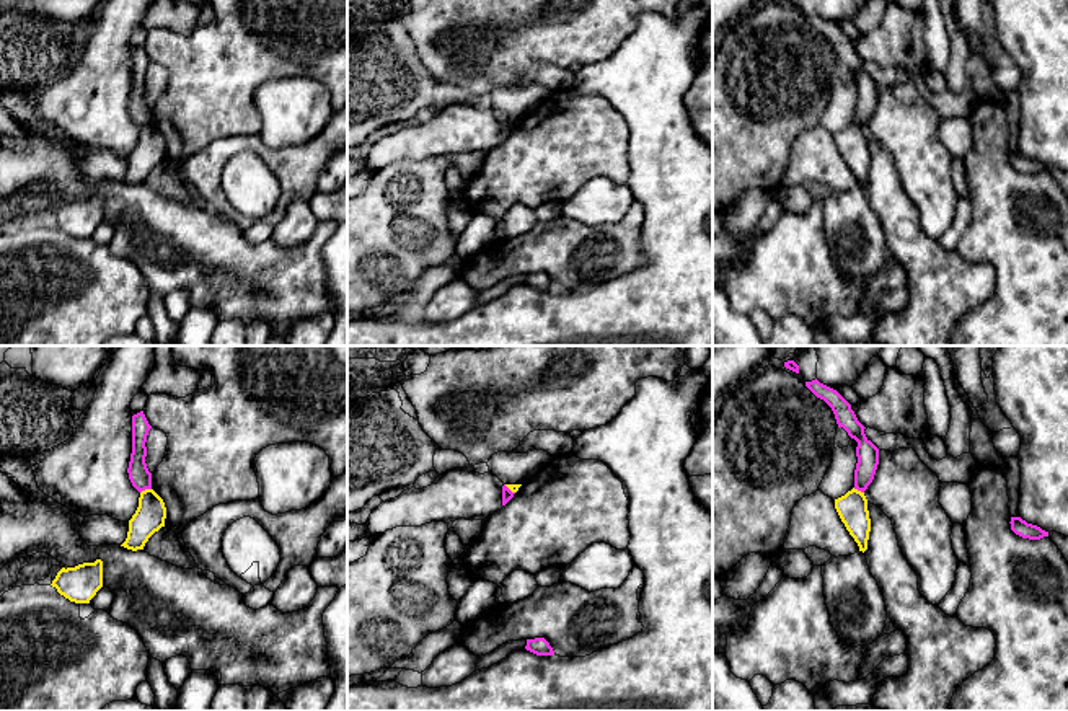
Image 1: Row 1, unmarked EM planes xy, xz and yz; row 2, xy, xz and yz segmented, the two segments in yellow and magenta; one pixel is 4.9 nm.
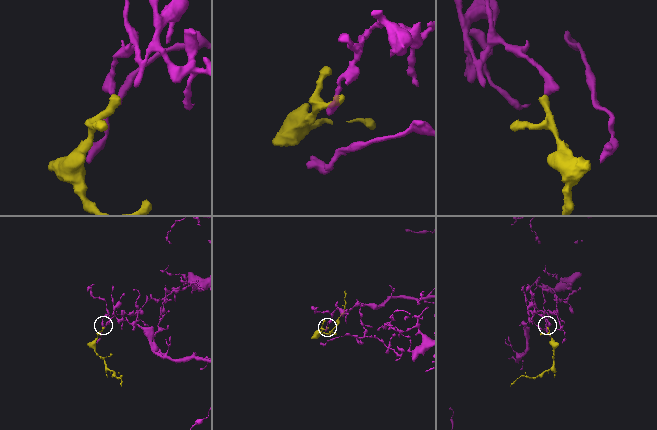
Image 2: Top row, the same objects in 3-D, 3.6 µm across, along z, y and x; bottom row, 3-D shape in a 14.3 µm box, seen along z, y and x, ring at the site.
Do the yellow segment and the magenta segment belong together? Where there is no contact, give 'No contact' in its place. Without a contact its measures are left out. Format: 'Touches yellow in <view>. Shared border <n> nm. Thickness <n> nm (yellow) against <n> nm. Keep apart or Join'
Touches yellow in xy. Shared border 60 nm. Thickness 150 nm (yellow) against 110 nm. Keep apart

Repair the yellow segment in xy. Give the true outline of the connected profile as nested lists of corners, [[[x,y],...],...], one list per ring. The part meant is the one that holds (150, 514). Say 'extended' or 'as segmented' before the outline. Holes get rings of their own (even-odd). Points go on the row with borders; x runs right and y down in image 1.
as segmented; [[[153,491],[140,492],[139,507],[129,520],[129,532],[126,541],[121,545],[127,550],[143,550],[148,538],[165,527],[166,507],[163,499]]]

